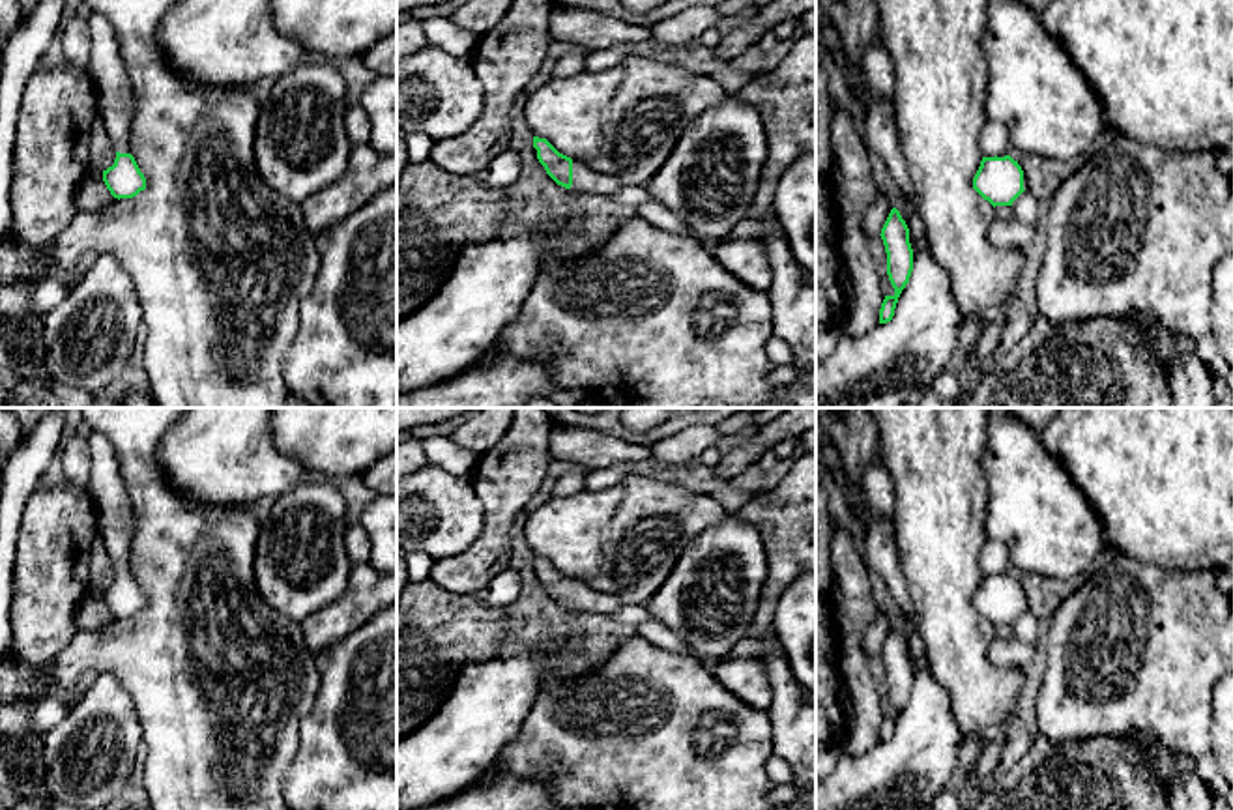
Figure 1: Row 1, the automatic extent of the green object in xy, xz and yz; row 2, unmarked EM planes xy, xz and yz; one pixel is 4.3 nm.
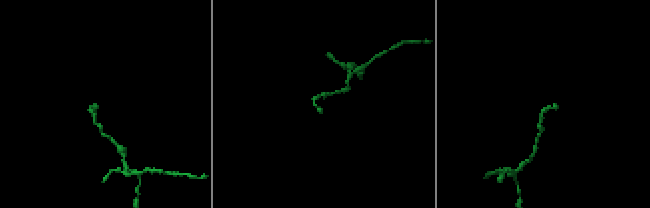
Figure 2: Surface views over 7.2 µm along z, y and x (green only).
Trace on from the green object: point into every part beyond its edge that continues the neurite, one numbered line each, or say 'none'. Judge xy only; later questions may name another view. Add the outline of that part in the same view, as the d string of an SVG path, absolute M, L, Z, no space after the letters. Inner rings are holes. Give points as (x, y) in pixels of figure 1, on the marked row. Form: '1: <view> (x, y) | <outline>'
1: xy (113, 90) | M92 11L88 19L92 52L88 75L95 92L97 114L116 152L129 152L129 133L133 122L133 90L125 71L116 30L112 22Z

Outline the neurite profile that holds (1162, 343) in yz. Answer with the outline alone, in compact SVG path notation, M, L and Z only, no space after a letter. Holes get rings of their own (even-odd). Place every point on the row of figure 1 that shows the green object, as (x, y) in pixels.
M1126 314L1124 320L1132 322L1143 337L1145 350L1162 363L1168 370L1175 355L1194 355L1196 339L1153 320L1147 314Z

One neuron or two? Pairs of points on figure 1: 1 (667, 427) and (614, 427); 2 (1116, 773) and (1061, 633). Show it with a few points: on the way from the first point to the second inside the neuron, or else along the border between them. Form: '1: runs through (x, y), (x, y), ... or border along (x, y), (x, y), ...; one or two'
1: runs through (653, 434), (627, 434); one
2: border along (1121, 734), (1097, 734), (1058, 743); two

